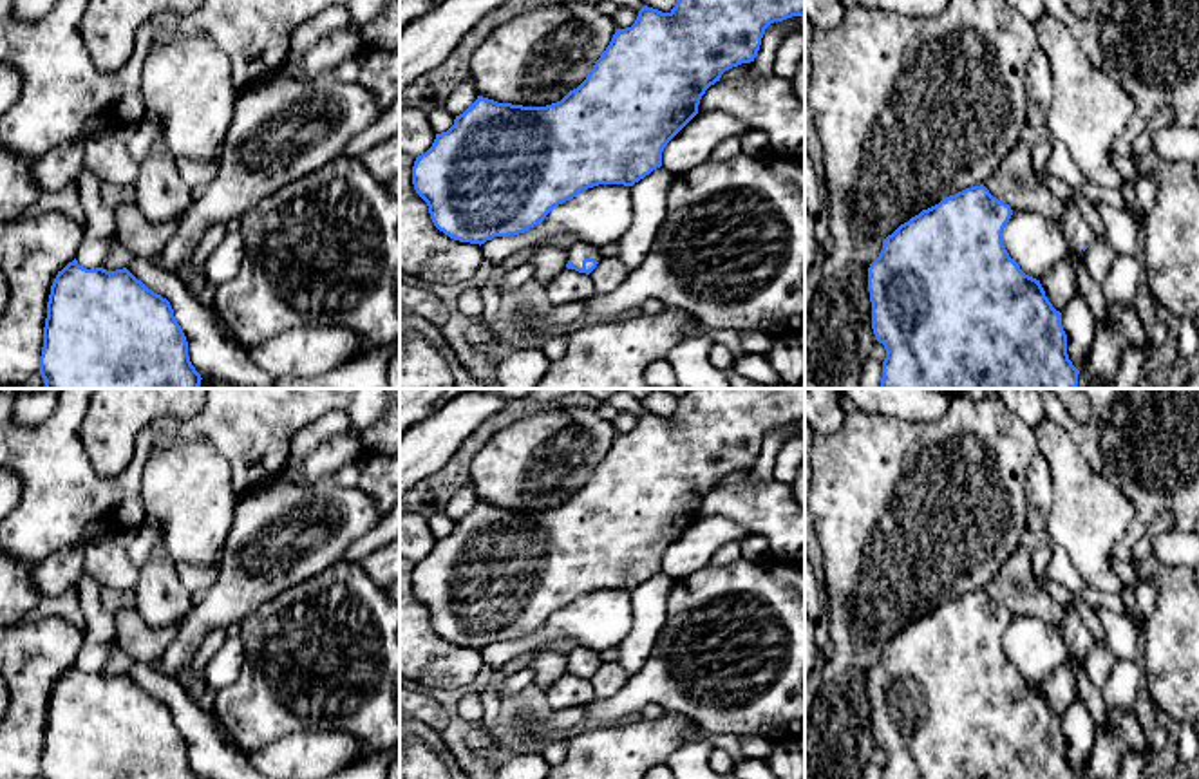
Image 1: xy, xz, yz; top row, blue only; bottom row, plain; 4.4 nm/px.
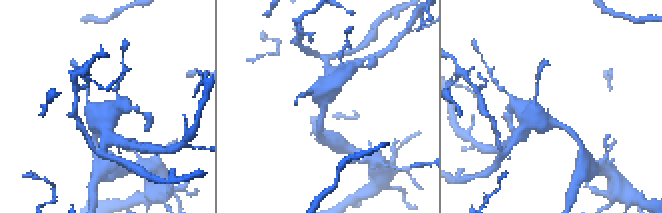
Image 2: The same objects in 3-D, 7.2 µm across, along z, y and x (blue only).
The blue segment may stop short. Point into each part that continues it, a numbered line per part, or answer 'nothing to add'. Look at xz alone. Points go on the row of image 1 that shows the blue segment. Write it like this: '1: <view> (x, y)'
1: xz (581, 250)

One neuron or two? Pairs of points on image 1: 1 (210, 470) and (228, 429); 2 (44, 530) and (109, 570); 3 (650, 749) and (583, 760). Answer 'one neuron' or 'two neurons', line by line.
1: two neurons
2: two neurons
3: one neuron

